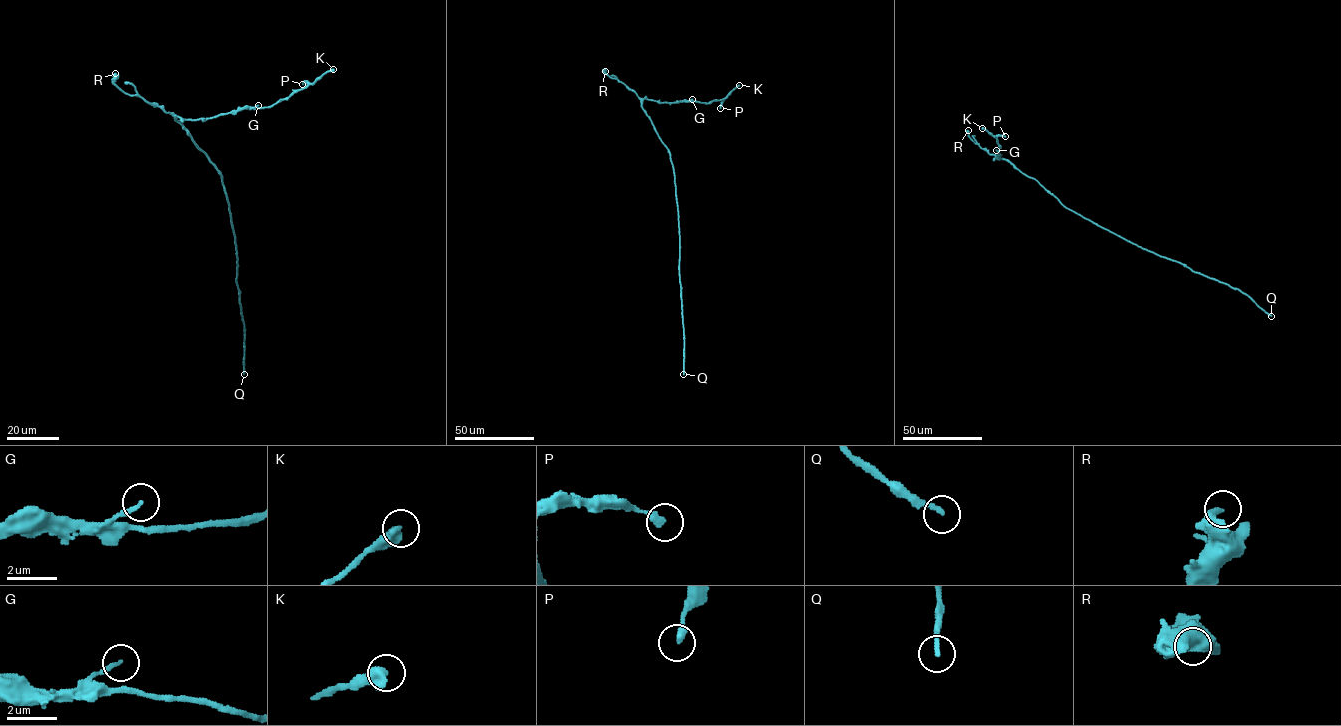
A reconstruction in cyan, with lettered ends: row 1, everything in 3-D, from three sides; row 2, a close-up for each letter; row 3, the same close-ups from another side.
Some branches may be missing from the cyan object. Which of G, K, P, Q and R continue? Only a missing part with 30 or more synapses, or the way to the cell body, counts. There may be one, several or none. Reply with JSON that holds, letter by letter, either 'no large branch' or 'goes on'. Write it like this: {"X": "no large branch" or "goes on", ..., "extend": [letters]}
{"G": "no large branch", "K": "no large branch", "P": "no large branch", "Q": "goes on", "R": "no large branch", "extend": ["Q"]}

